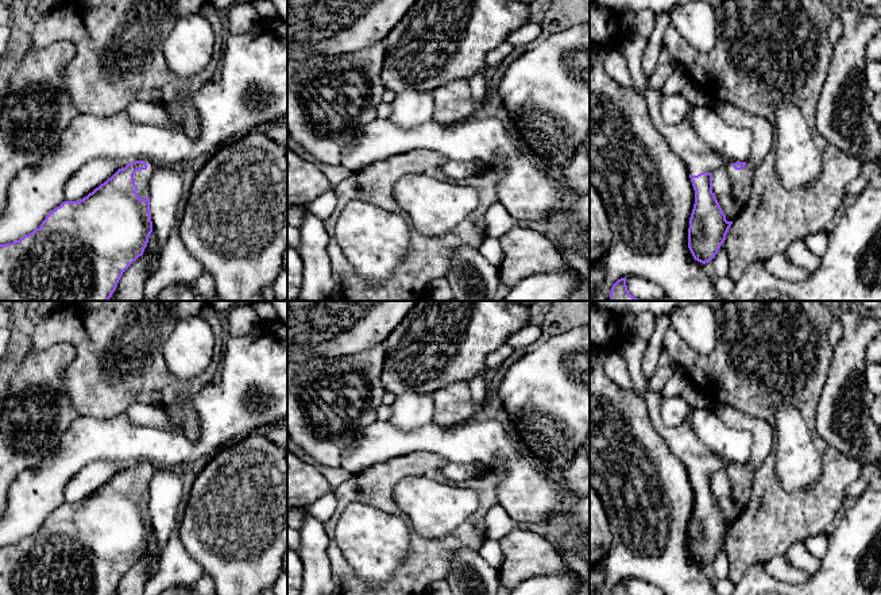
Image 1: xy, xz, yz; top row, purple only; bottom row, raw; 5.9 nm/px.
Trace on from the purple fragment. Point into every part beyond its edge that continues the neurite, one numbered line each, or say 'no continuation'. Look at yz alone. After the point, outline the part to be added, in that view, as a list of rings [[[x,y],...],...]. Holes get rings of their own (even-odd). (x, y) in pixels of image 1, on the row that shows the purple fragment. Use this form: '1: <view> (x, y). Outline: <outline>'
1: yz (698, 157). Outline: [[[635,32],[623,34],[617,46],[627,62],[631,74],[633,89],[641,92],[648,104],[648,111],[654,127],[685,163],[691,175],[700,173],[714,174],[723,170],[730,178],[730,190],[738,206],[743,206],[751,192],[756,167],[773,148],[773,123],[758,115],[749,113],[733,104],[719,98],[712,100],[718,113],[731,128],[743,128],[751,136],[751,154],[743,170],[735,170],[733,163],[723,161],[710,146],[707,146],[693,131],[689,117],[676,125],[669,125],[662,120],[661,103],[664,100],[660,90],[649,86],[649,76],[642,69],[642,57],[648,40]]]

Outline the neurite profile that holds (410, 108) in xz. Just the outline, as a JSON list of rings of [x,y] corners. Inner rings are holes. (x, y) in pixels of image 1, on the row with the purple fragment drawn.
[[[406,90],[397,93],[389,120],[403,128],[414,128],[433,119],[433,92]]]

